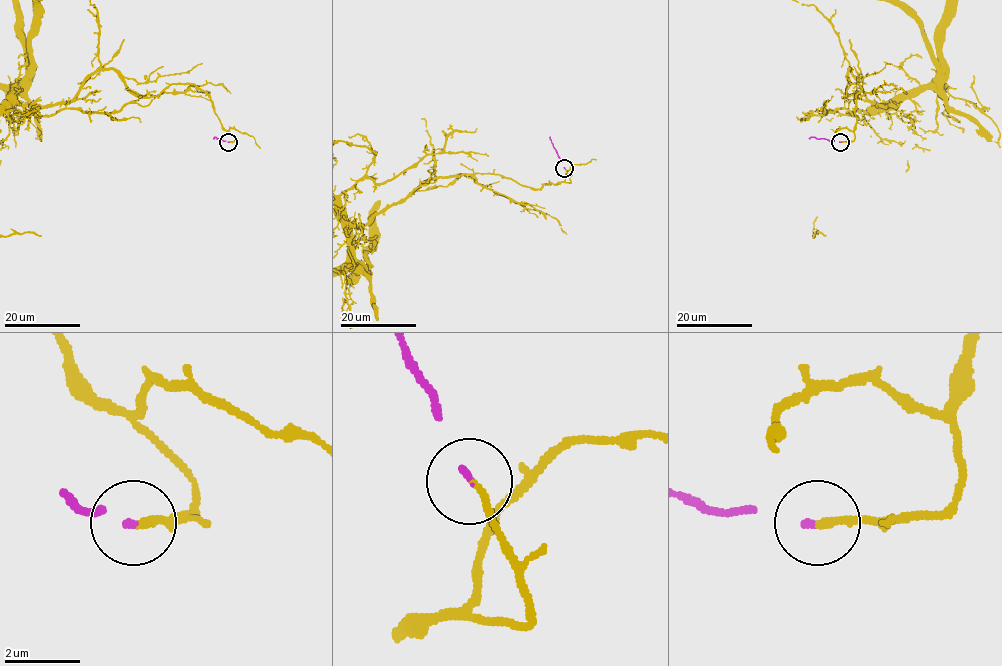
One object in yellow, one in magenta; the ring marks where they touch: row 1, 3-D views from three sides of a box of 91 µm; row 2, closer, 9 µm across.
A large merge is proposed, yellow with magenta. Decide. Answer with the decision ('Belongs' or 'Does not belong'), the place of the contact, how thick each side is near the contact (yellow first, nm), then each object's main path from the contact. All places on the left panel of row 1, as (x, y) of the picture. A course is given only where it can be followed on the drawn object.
Belongs. Place: (228, 142). Thickness 190 nm (yellow) against 130 nm. Course of yellow: (228, 141), (204, 91), (170, 84), (136, 96), (113, 69), (99, 69), (67, 102). Course of magenta: (228, 141), (213, 138)

